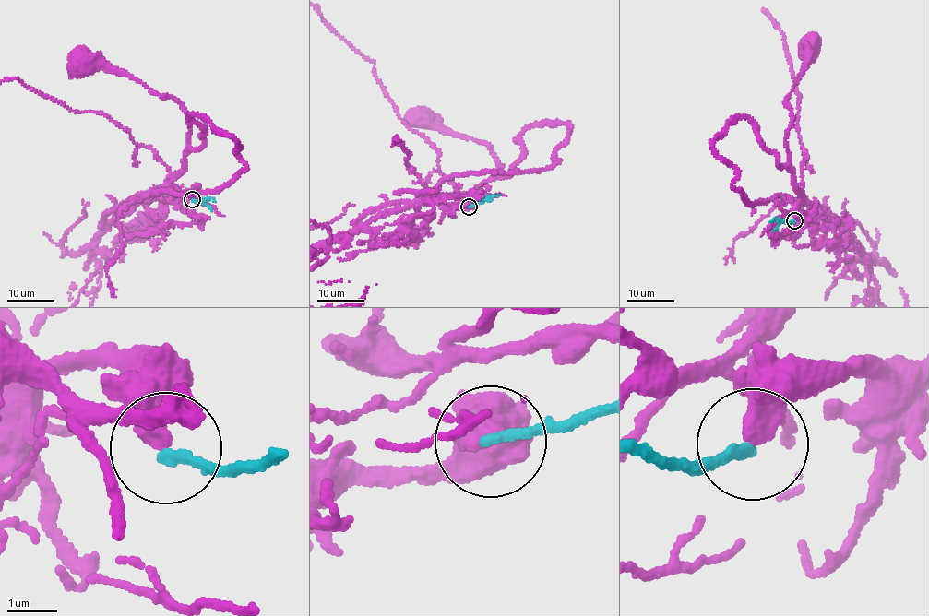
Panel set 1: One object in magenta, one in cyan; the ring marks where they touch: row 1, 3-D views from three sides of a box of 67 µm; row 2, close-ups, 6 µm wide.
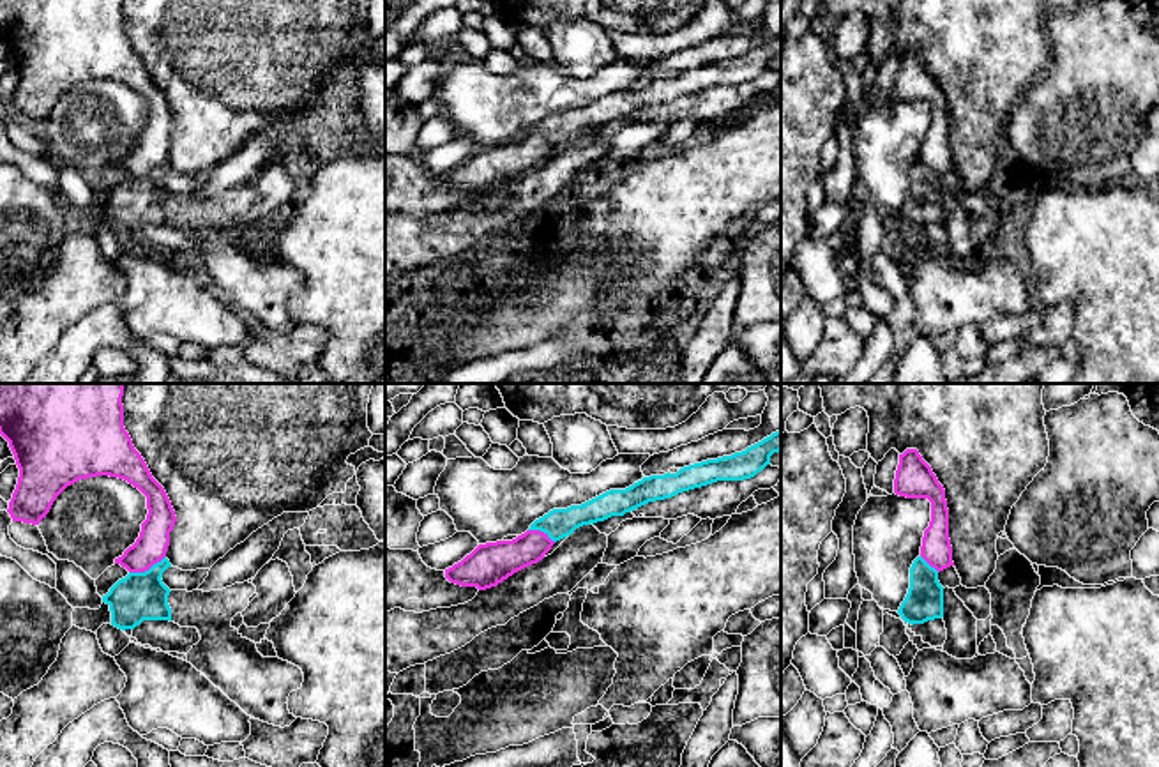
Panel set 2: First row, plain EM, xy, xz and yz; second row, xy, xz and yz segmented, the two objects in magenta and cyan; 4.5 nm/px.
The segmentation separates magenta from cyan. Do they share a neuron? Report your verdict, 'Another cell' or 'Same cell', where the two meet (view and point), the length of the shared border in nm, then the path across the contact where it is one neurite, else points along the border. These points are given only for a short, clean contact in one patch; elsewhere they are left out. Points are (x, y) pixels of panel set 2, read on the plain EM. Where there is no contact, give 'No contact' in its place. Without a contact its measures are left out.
Another cell. Touches magenta at xy (147, 174). Shared border 190 nm. Boundary: xy (165, 159), (147, 174), (129, 177)

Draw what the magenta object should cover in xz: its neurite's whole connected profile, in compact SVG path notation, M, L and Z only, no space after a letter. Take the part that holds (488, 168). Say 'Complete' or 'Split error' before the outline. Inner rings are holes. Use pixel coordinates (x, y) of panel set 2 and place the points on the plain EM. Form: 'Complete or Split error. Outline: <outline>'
Complete. Outline: M526 134L512 145L479 148L461 166L445 173L445 182L461 191L486 194L542 164L553 148L541 134Z

